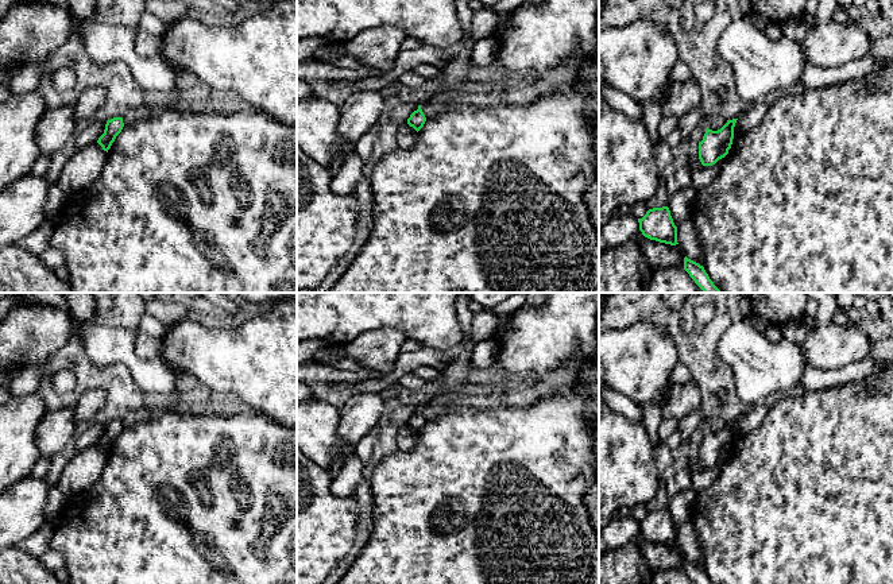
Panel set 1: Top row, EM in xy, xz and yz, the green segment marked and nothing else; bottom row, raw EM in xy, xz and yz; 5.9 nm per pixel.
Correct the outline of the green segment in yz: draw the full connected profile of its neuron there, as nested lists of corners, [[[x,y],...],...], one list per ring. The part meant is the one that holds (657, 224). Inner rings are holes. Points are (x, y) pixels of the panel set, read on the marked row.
[[[668,206],[649,209],[638,223],[645,237],[670,245],[679,244],[677,227]]]

